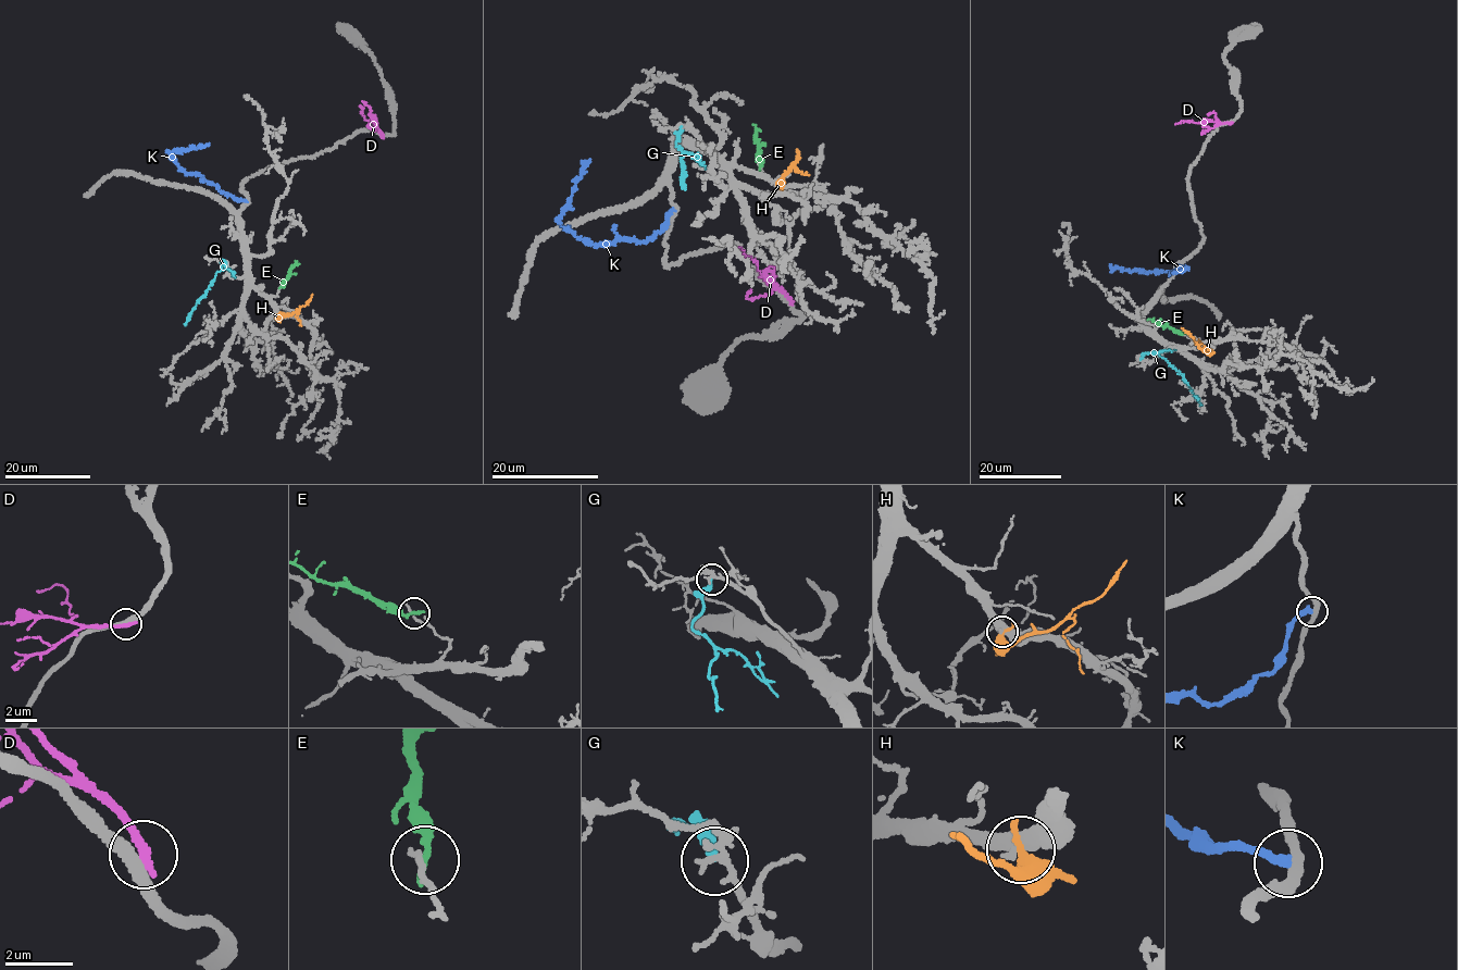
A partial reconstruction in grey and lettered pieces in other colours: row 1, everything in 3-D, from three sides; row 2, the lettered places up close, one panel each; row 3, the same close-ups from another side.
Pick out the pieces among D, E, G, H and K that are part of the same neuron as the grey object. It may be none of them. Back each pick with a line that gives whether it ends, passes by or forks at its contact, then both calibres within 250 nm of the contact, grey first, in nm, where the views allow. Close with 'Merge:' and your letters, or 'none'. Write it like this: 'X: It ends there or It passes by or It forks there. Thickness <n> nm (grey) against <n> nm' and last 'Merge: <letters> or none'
Merge: none

